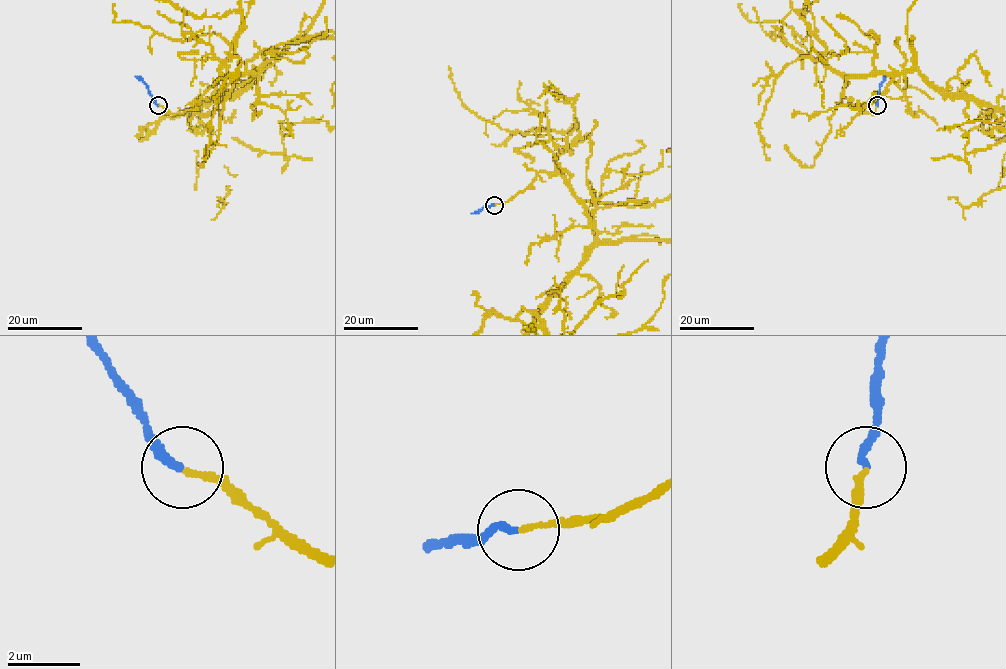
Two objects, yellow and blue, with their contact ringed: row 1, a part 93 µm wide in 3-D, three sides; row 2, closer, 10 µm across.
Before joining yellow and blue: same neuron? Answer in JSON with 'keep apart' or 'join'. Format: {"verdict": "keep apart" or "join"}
{"verdict": "join"}

